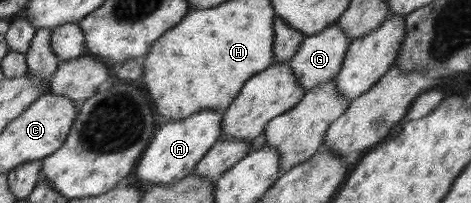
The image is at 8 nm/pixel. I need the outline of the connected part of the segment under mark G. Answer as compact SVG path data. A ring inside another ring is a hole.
M338 22L330 24L328 29L324 29L318 34L307 36L302 41L297 53L286 62L296 75L297 81L301 84L301 88L309 91L327 80L333 80L340 72L350 41L351 39L340 29Z

